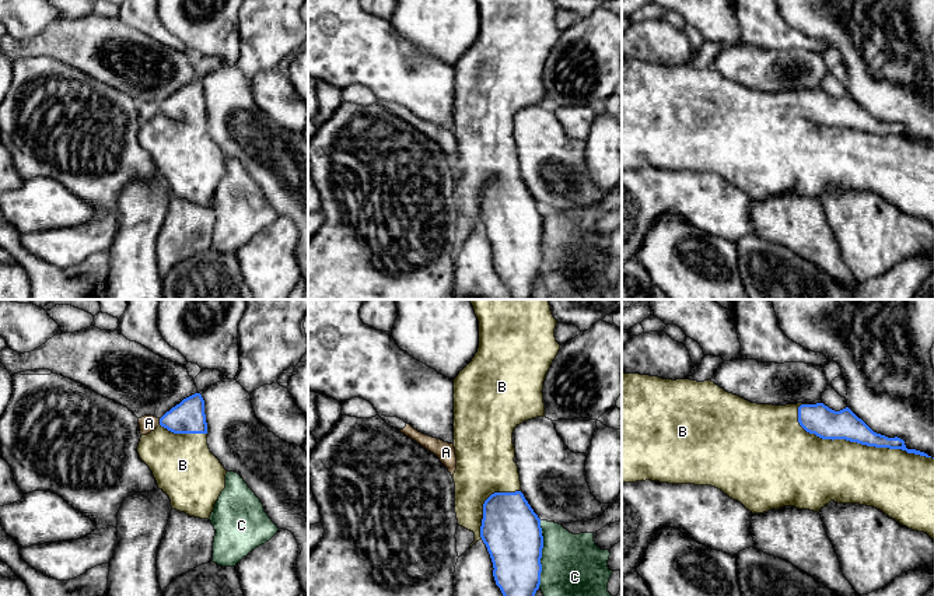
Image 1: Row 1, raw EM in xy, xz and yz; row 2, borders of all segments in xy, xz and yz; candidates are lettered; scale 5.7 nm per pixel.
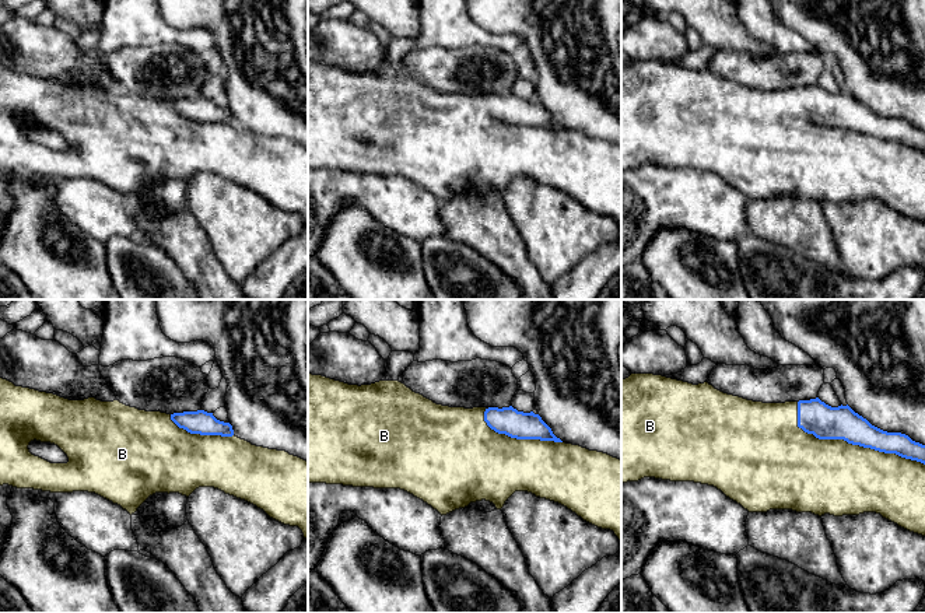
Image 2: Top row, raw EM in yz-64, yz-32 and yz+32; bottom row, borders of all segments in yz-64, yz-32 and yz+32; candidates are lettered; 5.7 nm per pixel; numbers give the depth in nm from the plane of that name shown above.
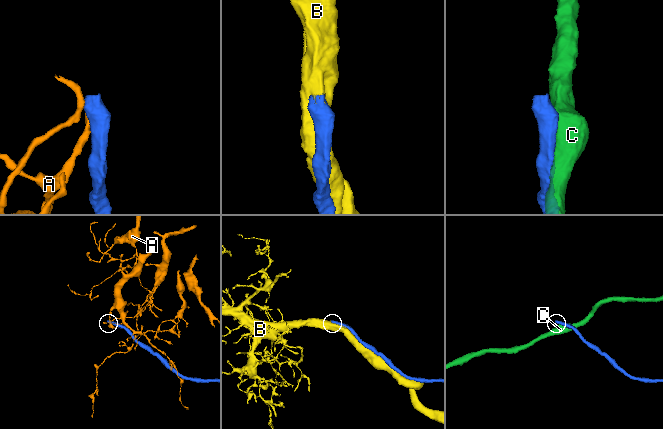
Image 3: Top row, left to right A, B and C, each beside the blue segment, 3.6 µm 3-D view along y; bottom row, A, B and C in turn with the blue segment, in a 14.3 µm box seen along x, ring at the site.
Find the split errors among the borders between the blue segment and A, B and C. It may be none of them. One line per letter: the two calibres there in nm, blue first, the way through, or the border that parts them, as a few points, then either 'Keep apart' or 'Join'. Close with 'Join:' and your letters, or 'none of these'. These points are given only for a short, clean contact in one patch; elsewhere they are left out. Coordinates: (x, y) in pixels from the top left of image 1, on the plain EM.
A: Thickness 190 nm (blue) against 100 nm. Keep apart
B: Thickness 180 nm (blue) against 360 nm. Join
C: Thickness 340 nm (blue) against 380 nm. Keep apart
Join: B

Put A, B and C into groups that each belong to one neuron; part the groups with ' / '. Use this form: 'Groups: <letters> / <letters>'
Groups: A / B / C

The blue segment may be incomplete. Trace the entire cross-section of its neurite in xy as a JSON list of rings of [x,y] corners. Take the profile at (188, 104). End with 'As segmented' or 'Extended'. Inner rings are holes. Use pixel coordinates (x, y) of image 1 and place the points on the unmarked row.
[[[200,80],[183,85],[160,105],[154,118],[141,122],[137,140],[153,158],[158,175],[169,183],[172,196],[200,206],[210,204],[225,175],[227,157],[209,136],[204,87]]]. Extended

